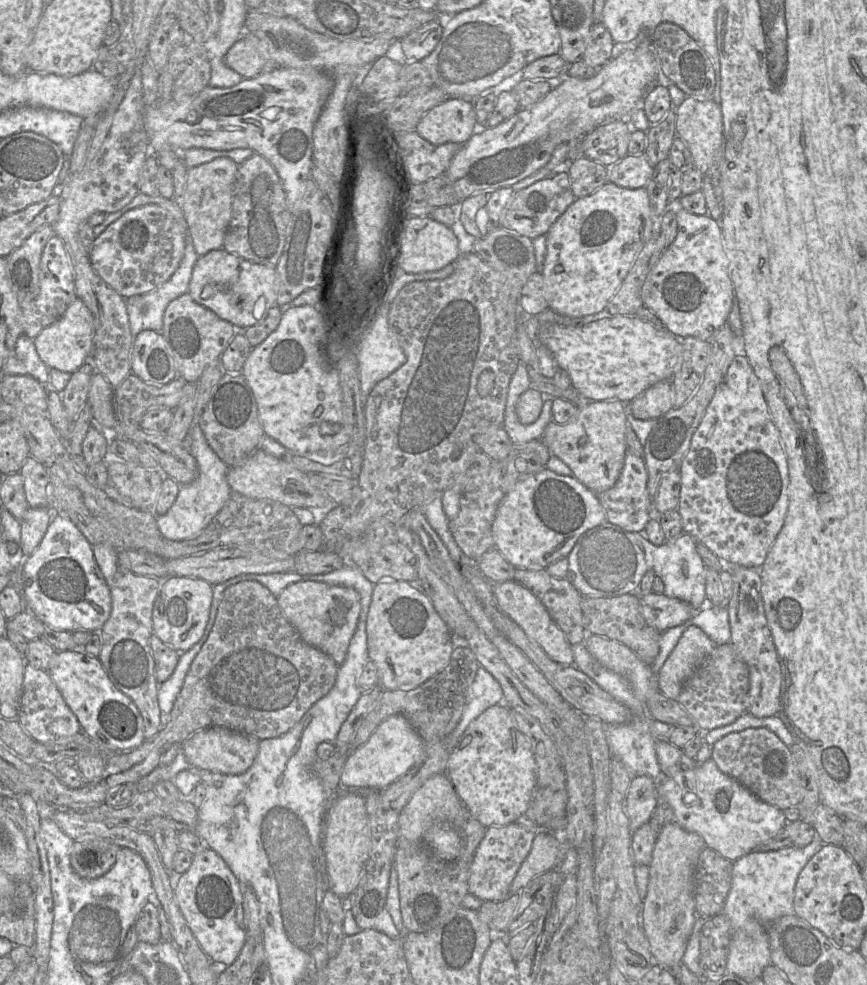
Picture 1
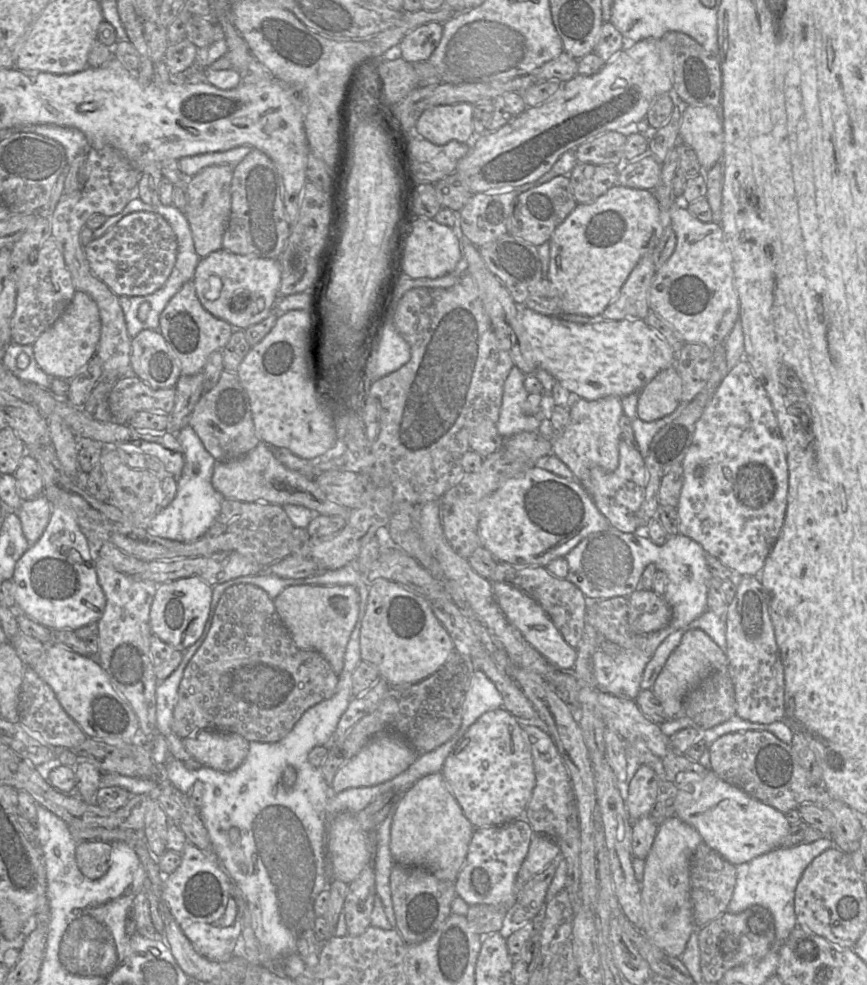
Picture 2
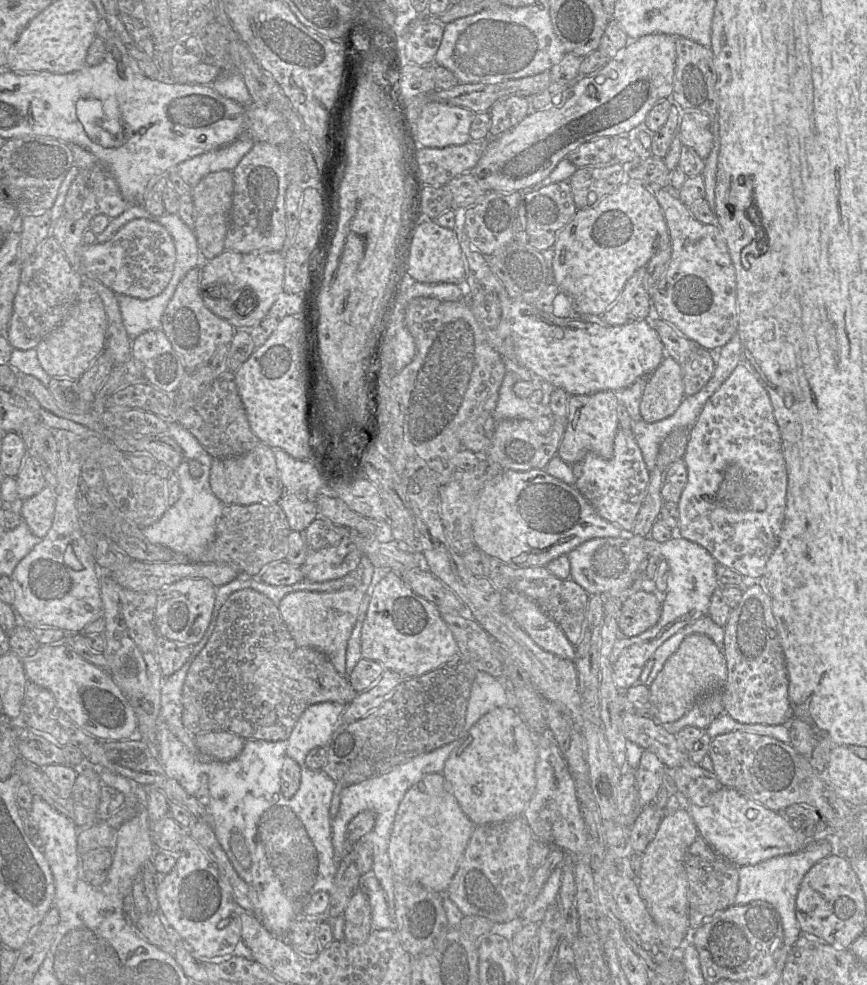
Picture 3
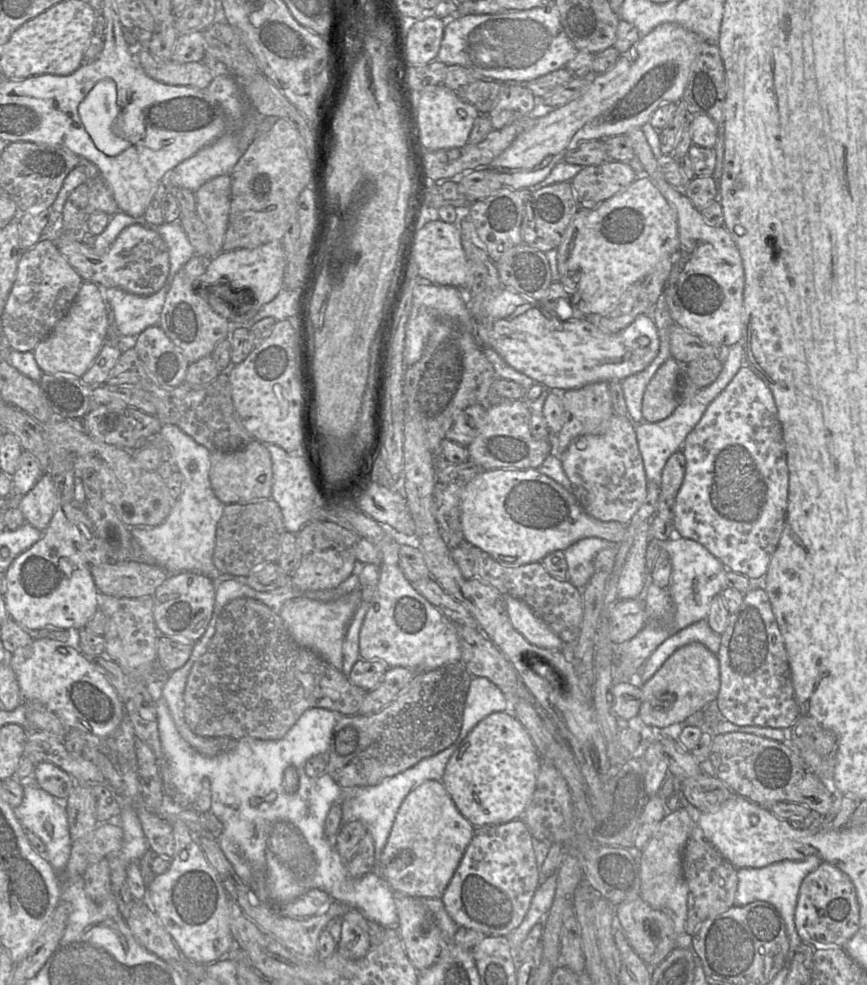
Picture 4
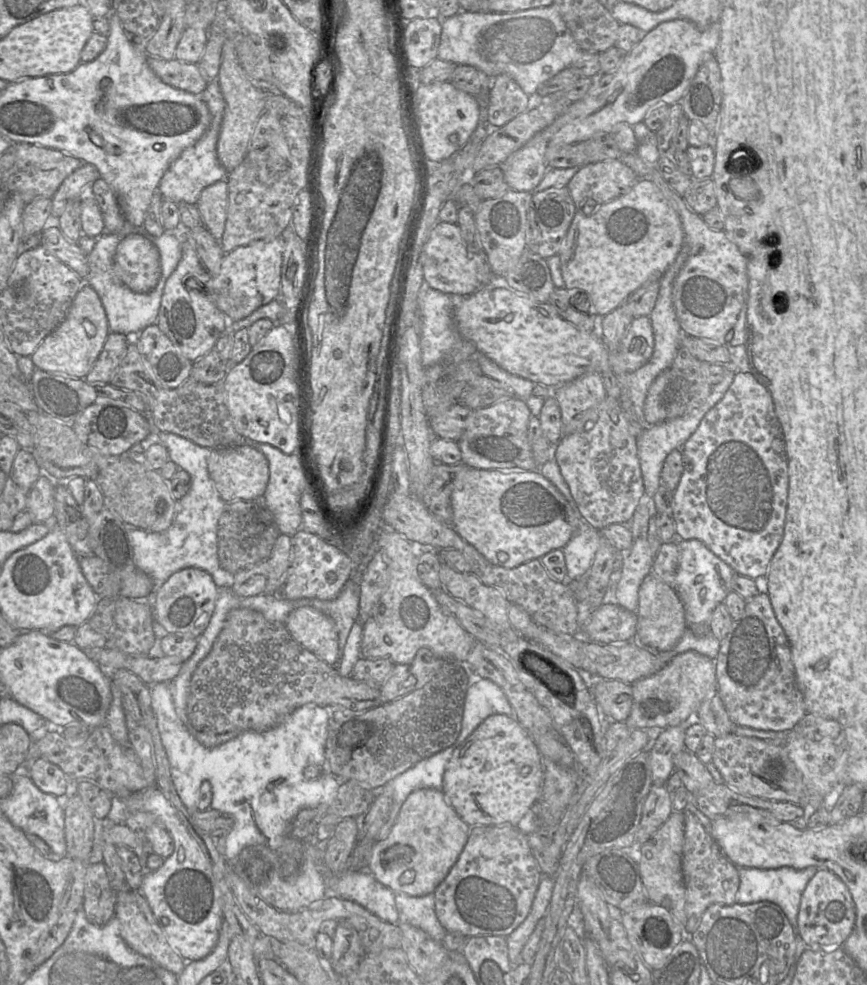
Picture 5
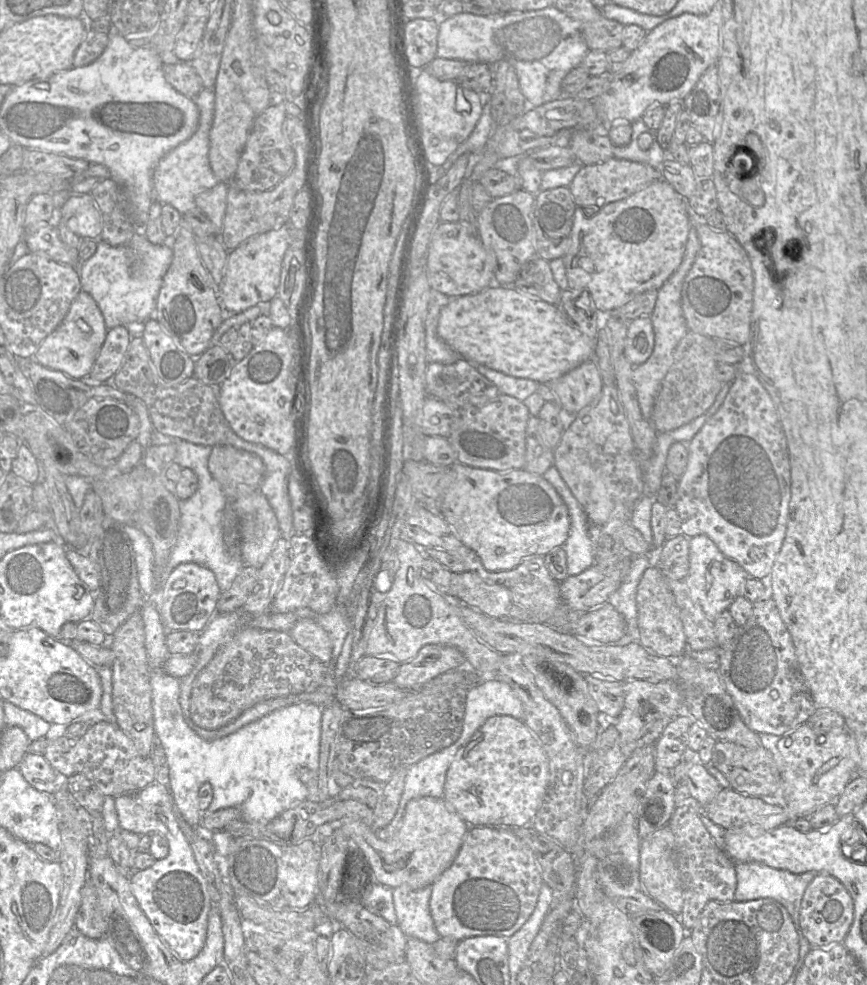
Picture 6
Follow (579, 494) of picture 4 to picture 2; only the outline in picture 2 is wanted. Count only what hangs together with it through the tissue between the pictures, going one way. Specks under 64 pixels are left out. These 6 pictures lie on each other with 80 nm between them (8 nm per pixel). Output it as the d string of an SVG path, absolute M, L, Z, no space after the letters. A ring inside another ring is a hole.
M624 439L619 442L619 464L618 467L608 472L599 466L590 469L587 479L578 481L588 491L599 511L608 519L610 525L621 532L633 533L638 528L638 512L645 499L647 486L647 470L644 458L640 454L636 445L628 444Z

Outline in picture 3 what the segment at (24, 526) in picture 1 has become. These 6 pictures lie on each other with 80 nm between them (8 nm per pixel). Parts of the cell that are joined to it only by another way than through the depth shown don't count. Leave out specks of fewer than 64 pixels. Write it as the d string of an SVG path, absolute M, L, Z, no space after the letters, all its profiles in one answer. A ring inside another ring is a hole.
M46 484L37 494L20 501L17 510L31 532L39 539L43 538L54 516L55 489Z

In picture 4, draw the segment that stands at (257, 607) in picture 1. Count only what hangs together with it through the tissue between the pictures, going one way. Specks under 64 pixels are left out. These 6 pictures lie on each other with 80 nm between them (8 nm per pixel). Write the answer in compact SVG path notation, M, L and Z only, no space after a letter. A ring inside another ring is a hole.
M238 598L227 603L221 610L216 621L216 630L208 643L205 653L193 664L184 691L184 717L190 729L197 735L214 738L231 738L239 740L251 737L261 740L279 740L294 725L301 714L309 708L318 707L339 712L341 715L354 715L364 701L368 691L354 685L347 676L325 661L317 652L299 646L290 636L279 614L268 606L252 598Z

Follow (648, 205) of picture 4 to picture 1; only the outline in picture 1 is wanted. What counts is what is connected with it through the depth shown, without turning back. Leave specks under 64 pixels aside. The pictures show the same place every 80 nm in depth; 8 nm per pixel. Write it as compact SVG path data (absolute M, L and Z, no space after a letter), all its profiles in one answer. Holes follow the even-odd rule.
M608 182L591 195L583 198L576 198L567 210L555 221L547 233L547 253L541 274L544 279L543 296L549 309L570 318L583 318L604 310L621 286L643 246L654 234L658 234L659 232L661 232L661 216L653 215L649 195L645 187L629 189Z

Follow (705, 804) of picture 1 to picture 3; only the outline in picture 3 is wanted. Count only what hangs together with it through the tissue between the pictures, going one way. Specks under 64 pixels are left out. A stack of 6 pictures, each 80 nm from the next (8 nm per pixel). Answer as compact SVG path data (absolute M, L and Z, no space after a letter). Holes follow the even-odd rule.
M722 787L710 797L709 805L700 807L690 803L687 812L692 817L699 835L720 856L738 867L755 865L775 856L796 853L810 843L810 838L799 829L791 827L783 812L771 810L733 788ZM750 808L758 812L753 820L746 816Z

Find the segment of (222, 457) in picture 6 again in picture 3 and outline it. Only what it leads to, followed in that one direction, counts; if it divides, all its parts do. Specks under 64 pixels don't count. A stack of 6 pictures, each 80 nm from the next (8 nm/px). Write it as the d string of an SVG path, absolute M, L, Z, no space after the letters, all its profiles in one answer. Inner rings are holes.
M263 442L240 456L213 458L209 482L212 492L224 505L278 503L283 493L273 450Z

